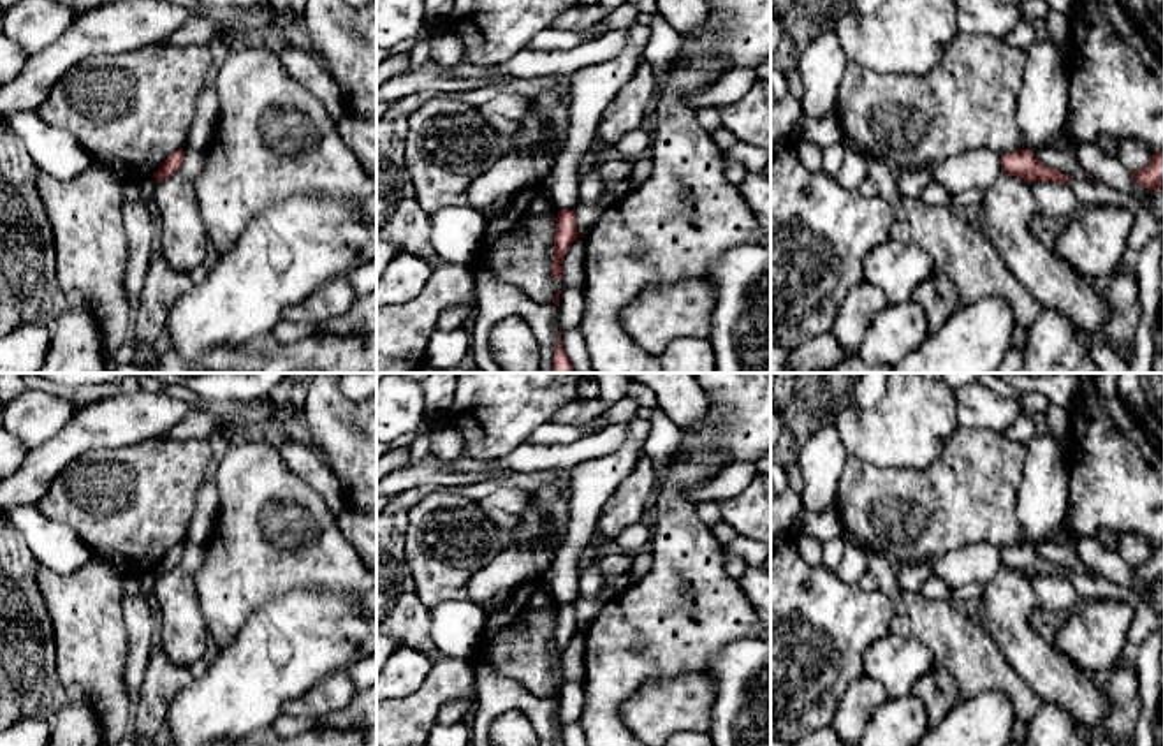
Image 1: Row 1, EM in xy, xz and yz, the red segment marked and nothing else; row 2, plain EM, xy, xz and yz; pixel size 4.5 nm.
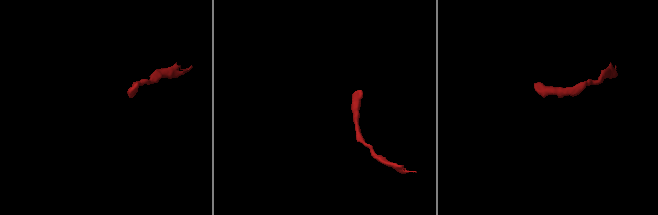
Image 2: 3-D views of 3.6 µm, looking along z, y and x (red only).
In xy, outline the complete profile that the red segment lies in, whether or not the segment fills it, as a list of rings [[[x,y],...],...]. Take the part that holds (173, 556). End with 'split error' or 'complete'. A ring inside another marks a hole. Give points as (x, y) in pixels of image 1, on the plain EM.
[[[178,544],[174,547],[171,547],[165,552],[165,556],[162,558],[162,561],[153,568],[153,572],[158,577],[167,574],[169,570],[172,570],[181,561],[183,552],[185,552],[185,545],[183,544]]] | complete

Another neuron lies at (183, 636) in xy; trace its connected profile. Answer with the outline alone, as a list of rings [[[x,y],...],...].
[[[188,542],[181,561],[155,584],[153,603],[160,619],[157,647],[178,665],[201,660],[211,639],[195,588],[204,560],[206,547]]]

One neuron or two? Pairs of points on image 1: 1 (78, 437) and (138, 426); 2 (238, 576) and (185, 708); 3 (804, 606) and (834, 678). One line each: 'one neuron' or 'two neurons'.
1: one neuron
2: two neurons
3: one neuron

